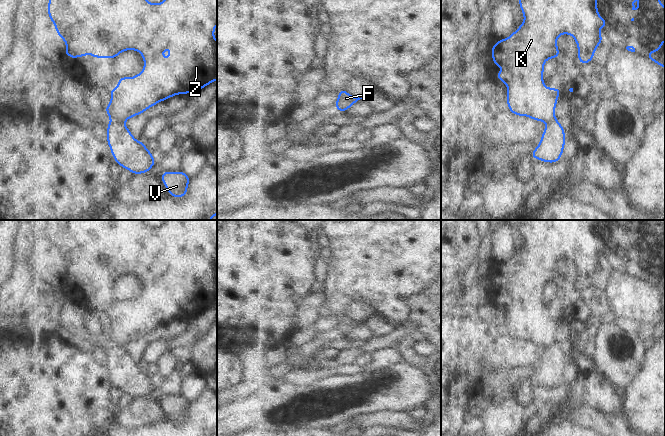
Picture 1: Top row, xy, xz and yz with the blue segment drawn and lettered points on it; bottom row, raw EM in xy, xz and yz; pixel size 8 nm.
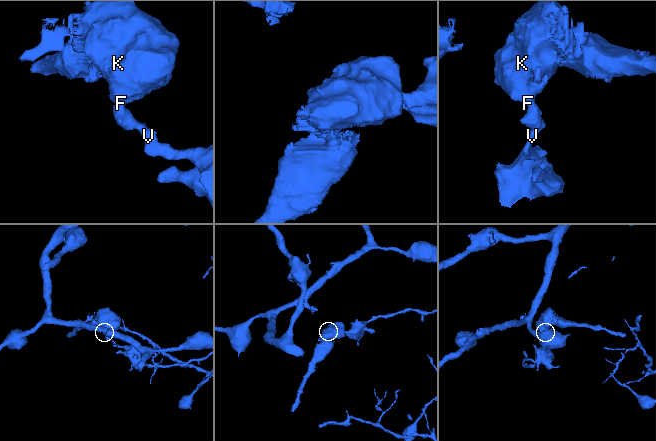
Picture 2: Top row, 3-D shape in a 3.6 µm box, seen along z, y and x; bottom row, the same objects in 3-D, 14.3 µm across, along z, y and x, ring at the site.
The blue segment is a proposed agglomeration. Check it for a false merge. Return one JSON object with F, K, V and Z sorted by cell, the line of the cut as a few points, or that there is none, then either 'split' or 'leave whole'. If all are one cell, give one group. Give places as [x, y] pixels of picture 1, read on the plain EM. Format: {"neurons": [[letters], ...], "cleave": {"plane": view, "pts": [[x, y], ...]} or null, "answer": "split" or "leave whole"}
{"neurons": [["F", "K", "Z"], ["V"]], "cleave": {"plane": "xy", "pts": [[111, 344], [117, 344], [124, 348]]}, "answer": "split"}

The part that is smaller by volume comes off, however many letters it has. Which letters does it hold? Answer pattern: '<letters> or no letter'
F, K, Z

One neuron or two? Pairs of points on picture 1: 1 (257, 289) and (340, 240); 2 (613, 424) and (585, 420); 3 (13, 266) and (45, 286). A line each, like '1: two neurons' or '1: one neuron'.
1: two neurons
2: one neuron
3: two neurons

